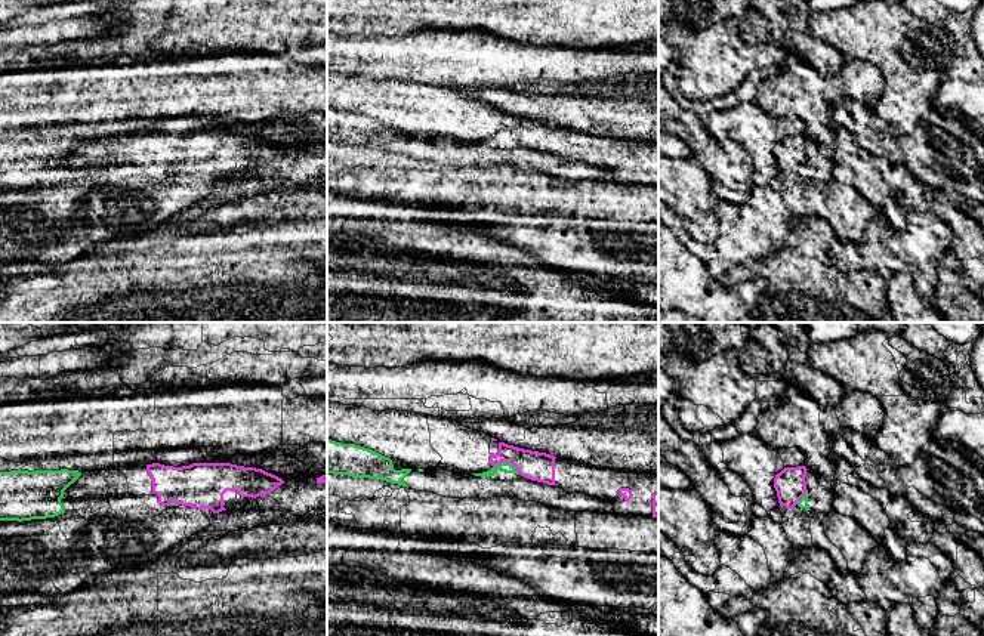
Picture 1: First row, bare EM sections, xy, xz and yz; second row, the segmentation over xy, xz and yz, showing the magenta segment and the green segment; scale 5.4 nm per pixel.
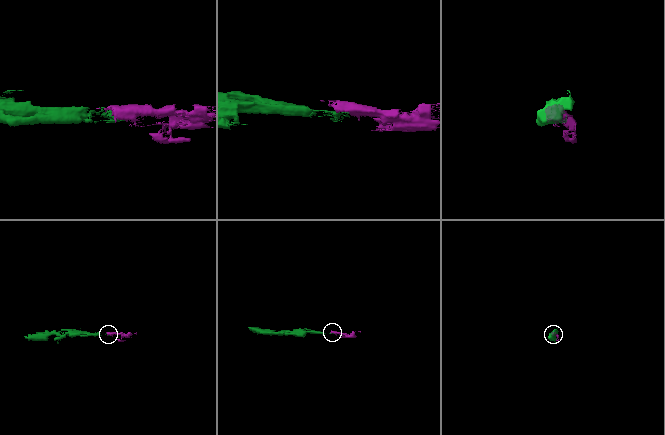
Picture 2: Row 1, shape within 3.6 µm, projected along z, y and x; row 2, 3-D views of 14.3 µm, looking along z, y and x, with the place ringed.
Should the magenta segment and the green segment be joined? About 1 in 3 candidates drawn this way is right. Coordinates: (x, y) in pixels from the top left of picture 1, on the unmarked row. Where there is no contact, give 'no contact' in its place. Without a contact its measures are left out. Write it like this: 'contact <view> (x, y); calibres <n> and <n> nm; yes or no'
contact xz (506, 130); calibres 160 and 60 nm; no

